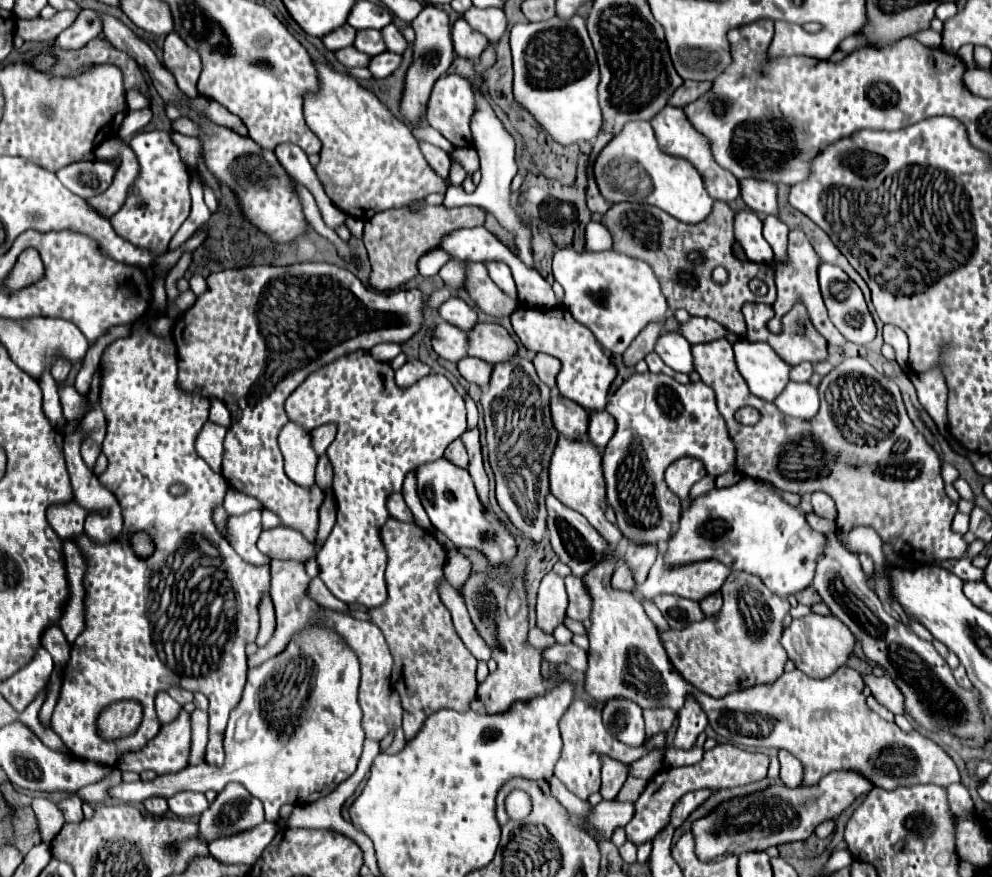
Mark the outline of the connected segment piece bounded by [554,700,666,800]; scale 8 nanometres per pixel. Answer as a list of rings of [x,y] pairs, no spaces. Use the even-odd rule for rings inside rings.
[[[574,700],[570,704],[570,708],[564,712],[562,720],[560,720],[560,734],[562,734],[562,754],[560,760],[556,762],[554,768],[554,776],[560,778],[560,782],[572,792],[576,794],[580,800],[588,800],[590,794],[600,790],[600,758],[598,754],[607,755],[614,760],[620,760],[624,764],[632,764],[634,760],[642,758],[646,752],[650,752],[652,748],[666,748],[666,736],[654,736],[648,746],[640,746],[640,748],[630,748],[626,744],[622,744],[619,740],[614,740],[604,724],[602,724],[602,710],[584,702],[584,700]]]

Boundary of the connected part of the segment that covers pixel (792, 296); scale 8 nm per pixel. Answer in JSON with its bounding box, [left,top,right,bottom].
[768,230,846,346]

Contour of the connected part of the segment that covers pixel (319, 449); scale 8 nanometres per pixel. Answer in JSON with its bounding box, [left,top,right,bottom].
[310,424,336,456]

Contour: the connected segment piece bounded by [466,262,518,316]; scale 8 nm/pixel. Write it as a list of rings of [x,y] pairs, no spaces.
[[[484,262],[478,264],[468,264],[468,280],[466,280],[466,290],[470,298],[486,312],[492,316],[510,316],[516,308],[518,302],[508,298],[488,276],[488,268]]]

